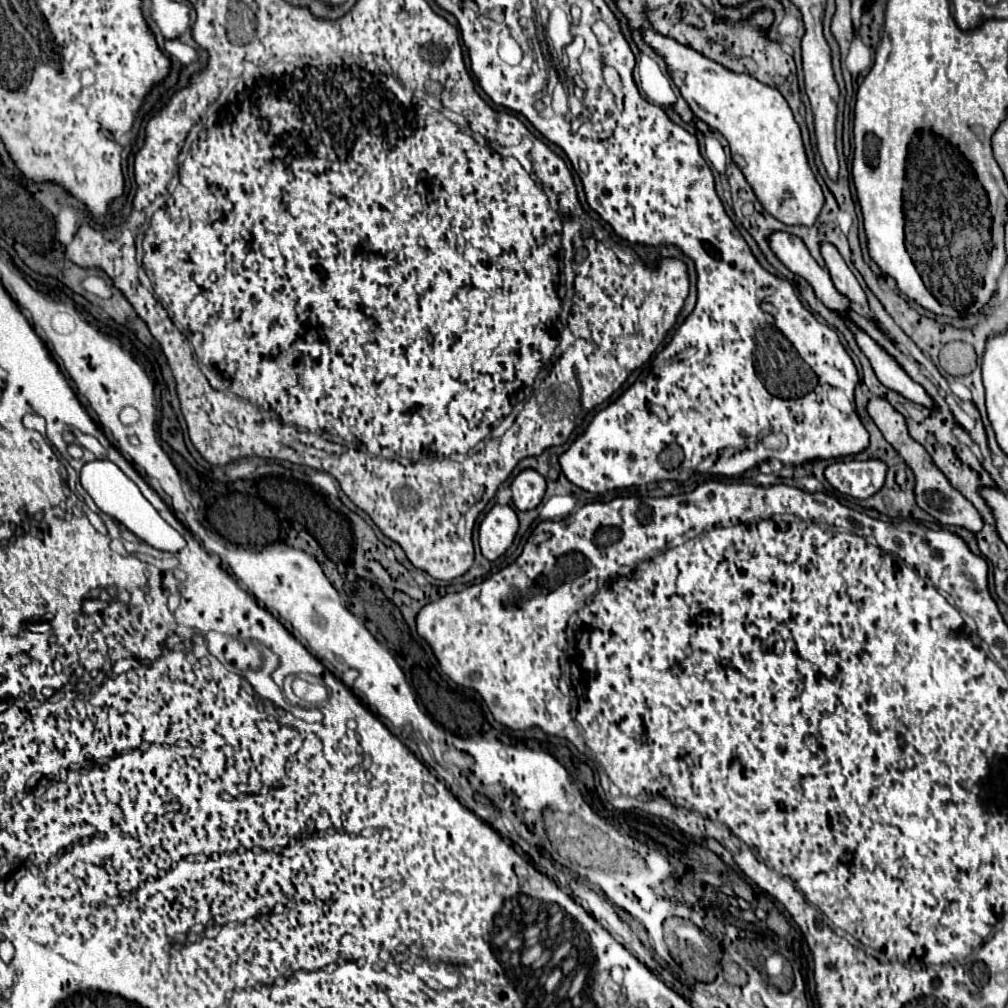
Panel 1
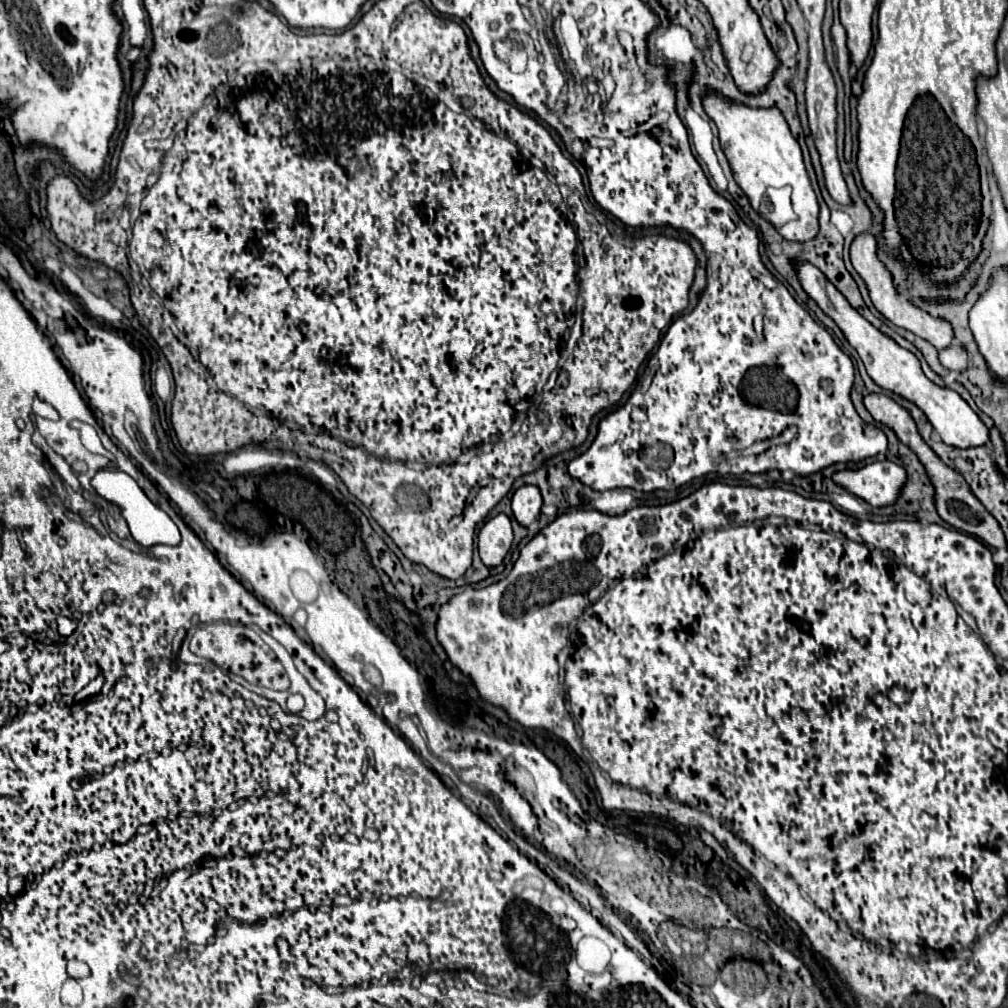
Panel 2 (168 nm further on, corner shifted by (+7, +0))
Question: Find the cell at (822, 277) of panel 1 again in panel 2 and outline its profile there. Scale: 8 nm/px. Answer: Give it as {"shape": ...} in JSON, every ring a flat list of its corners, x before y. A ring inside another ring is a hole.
{"shape":[[811,264,799,266,799,280,801,280,805,292,843,330,847,342,857,350,857,354,861,356,861,360,867,368,867,374,875,380,875,384,879,384,883,390,895,392,895,394,915,402,925,412,925,416,929,418,929,422,939,432,939,436,945,444,955,446,955,448,971,448,971,446,985,446,991,442,989,430,985,428,981,418,971,410,971,406,955,390,951,390,947,386,937,386,935,382,931,382,923,374,917,356,911,354,909,350,901,348,893,338,889,338,887,334,877,330,857,310,853,310,849,306,849,302,843,298,843,294,829,280,825,280,825,276,815,266,811,266]]}

